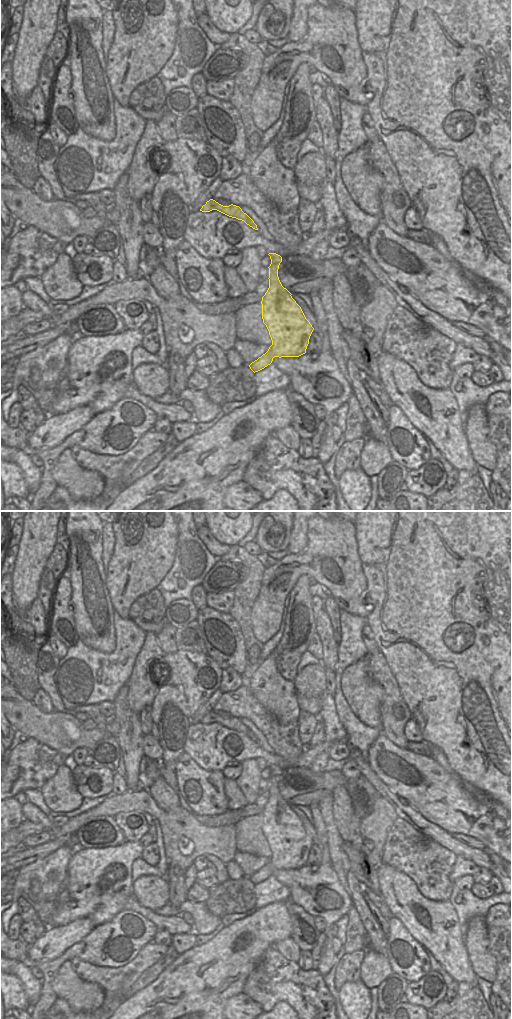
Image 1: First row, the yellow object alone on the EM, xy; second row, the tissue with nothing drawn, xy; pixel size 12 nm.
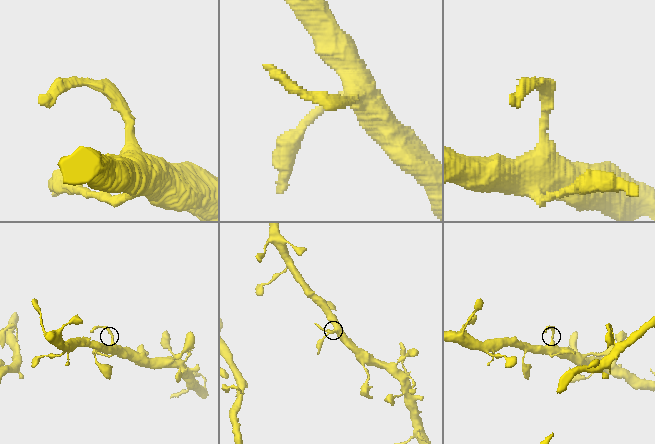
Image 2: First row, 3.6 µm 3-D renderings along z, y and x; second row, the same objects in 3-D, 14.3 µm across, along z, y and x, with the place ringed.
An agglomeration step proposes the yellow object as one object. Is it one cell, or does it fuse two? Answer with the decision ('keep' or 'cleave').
keep

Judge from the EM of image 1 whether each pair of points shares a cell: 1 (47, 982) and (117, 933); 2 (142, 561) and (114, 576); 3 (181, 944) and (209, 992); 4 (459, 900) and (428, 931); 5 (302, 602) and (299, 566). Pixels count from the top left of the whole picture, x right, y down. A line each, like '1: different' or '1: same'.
1: same
2: same
3: different
4: different
5: different

